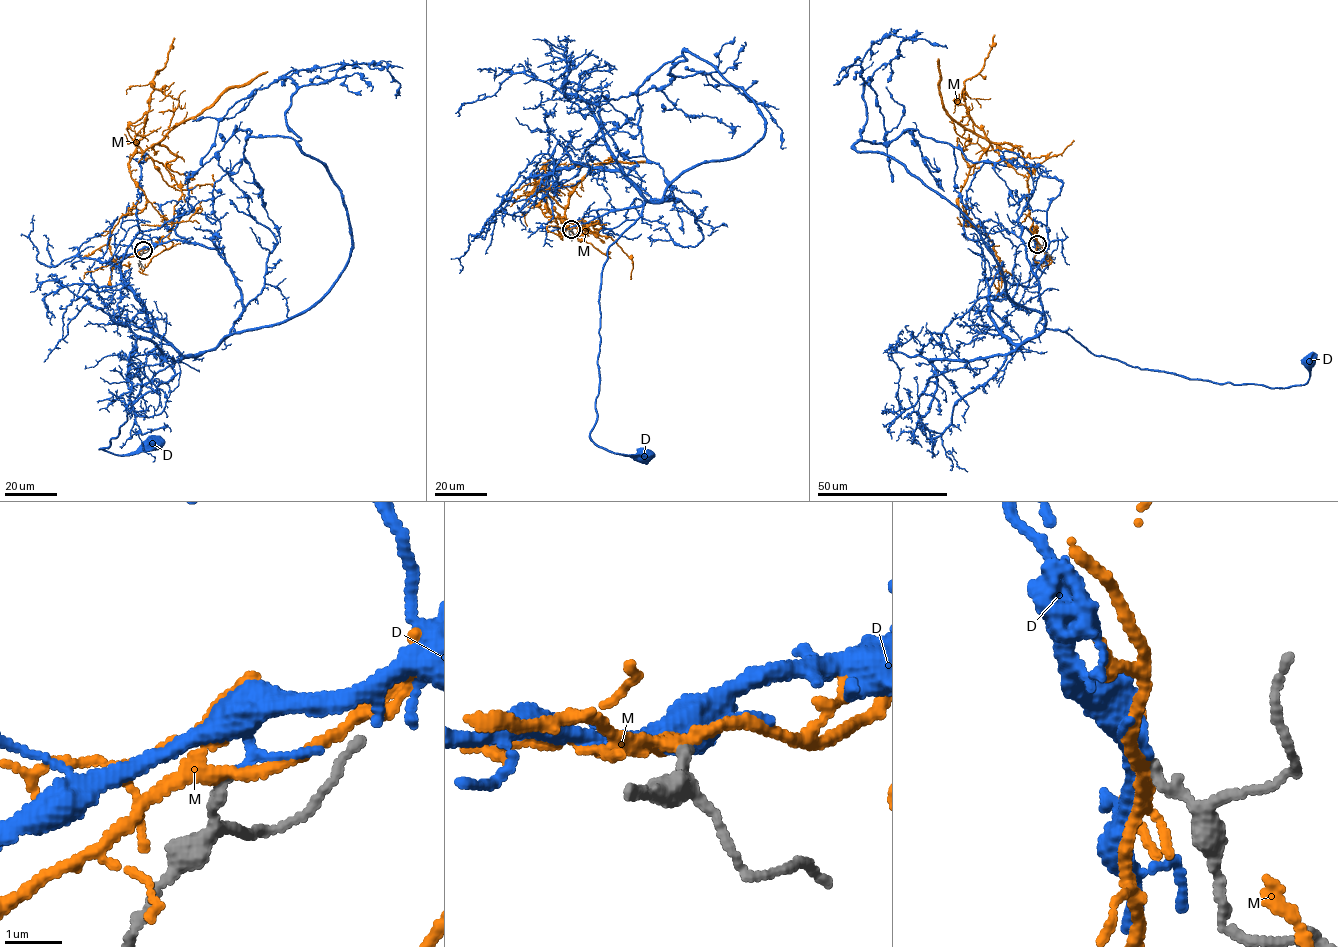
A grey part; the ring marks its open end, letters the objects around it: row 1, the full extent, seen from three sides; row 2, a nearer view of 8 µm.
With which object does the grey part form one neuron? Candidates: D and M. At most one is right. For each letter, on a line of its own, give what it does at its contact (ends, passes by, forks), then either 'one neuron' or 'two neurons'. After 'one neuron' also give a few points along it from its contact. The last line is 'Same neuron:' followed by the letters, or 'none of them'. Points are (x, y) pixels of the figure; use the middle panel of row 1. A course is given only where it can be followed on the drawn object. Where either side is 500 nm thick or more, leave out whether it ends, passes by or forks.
D: it passes by | one neuron | via (571, 228), (653, 198), (678, 200), (646, 202), (609, 247), (600, 287), (590, 437), (645, 456)
M: it forks | two neurons
Same neuron: D

